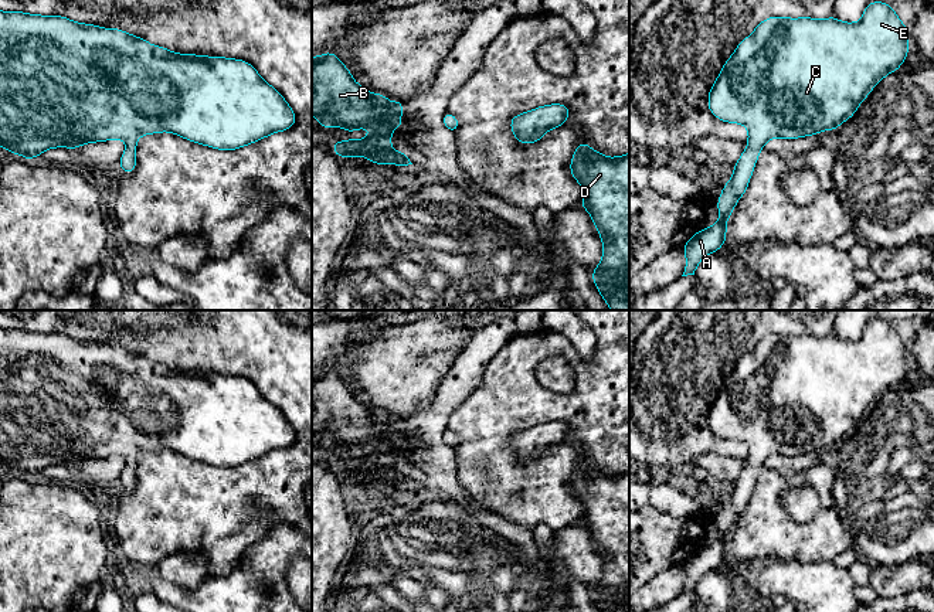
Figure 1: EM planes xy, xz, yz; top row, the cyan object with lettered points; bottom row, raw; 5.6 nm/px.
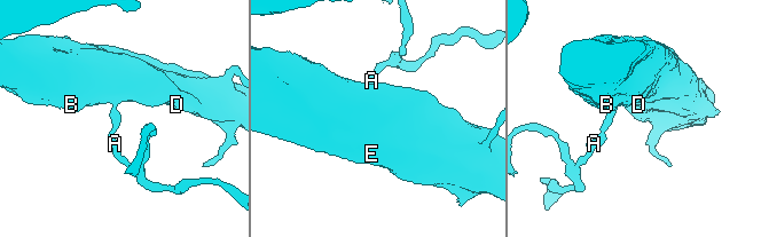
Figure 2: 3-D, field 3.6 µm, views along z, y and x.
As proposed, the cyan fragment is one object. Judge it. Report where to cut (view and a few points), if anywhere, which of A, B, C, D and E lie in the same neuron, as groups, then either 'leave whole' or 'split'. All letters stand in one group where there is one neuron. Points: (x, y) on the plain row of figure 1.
cut none; groups A B C D E; leave whole

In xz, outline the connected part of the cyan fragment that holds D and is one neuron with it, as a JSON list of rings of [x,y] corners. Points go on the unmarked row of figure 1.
[[[584,458],[570,489],[585,506],[583,523],[604,562],[601,581],[591,589],[600,612],[629,612],[629,470],[605,475]]]

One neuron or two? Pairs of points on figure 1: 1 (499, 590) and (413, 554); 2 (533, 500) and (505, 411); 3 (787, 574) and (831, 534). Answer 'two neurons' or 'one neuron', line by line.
1: one neuron
2: one neuron
3: two neurons

